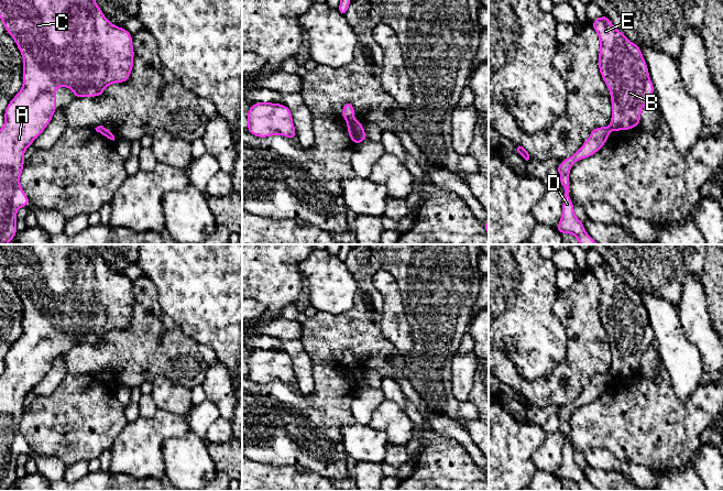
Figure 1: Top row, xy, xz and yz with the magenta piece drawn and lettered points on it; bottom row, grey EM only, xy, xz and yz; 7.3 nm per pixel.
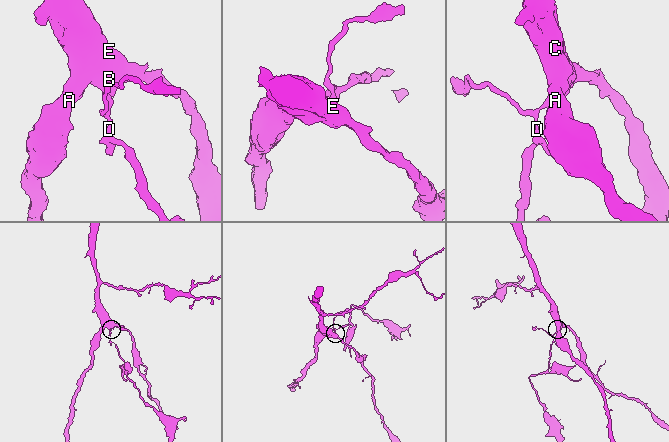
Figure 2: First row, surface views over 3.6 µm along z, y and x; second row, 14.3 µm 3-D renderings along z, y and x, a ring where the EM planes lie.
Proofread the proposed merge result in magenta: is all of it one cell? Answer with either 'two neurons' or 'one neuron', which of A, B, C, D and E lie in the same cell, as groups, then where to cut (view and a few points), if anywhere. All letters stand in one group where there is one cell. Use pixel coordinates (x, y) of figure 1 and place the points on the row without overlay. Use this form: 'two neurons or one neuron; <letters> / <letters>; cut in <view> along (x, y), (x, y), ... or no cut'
two neurons; A B C E / D; cut in xz along (352, 363), (347, 367)

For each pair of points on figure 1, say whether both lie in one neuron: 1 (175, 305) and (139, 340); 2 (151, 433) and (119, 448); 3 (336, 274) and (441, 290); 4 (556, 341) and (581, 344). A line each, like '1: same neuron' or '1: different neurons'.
1: different neurons
2: same neuron
3: different neurons
4: different neurons

